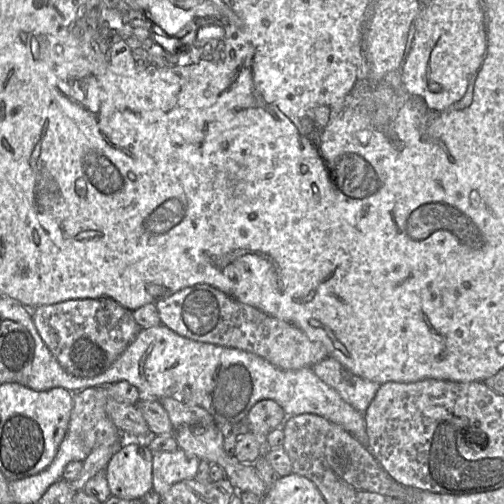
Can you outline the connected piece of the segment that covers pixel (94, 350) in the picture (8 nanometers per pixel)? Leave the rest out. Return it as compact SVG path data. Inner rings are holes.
M111 298L70 299L56 304L38 306L31 310L31 313L38 333L40 334L42 340L45 342L51 353L54 355L54 357L57 359L57 361L65 371L77 377L94 377L105 372L124 352L124 350L135 339L139 331L142 329L133 318L132 311L121 306L118 302Z

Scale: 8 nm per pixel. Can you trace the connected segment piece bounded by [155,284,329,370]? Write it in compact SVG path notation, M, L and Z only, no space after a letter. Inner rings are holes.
M208 284L186 287L158 300L155 305L161 324L175 333L192 340L254 353L283 370L311 368L329 357L321 342L311 340L298 327L244 304Z

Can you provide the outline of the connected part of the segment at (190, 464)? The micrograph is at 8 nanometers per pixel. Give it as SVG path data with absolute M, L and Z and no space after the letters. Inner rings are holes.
M183 449L153 452L153 492L156 497L165 494L175 483L194 479L200 459Z

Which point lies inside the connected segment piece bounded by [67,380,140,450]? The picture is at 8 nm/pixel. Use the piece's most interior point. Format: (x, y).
(90, 425)

